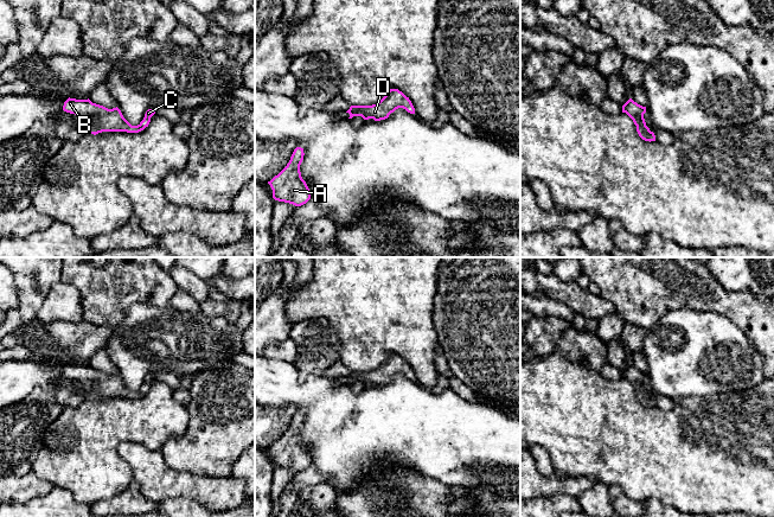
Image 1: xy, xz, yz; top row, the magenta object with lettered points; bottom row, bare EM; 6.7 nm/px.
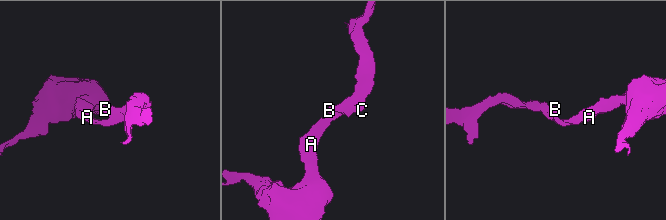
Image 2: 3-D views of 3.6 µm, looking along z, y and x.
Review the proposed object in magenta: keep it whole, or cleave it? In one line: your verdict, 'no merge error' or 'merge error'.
no merge error

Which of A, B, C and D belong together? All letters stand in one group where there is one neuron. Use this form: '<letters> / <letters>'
A B C D

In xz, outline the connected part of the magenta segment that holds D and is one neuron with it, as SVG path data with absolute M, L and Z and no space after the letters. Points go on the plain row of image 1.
M390 355L378 369L372 371L351 371L346 378L350 379L348 384L362 382L364 385L373 384L375 387L380 387L388 384L398 374L415 379L415 374L409 363L398 355Z

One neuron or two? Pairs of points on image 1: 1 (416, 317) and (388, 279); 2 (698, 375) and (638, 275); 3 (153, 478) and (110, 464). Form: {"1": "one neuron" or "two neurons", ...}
{"1": "one neuron", "2": "two neurons", "3": "two neurons"}

